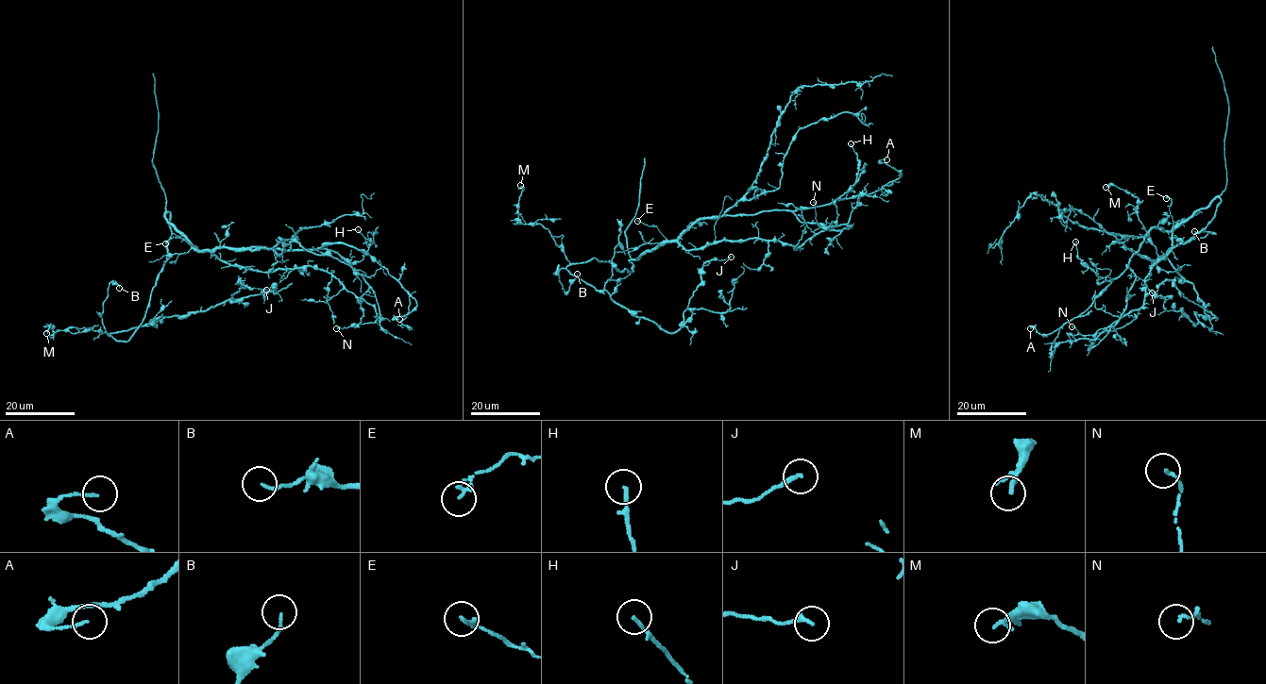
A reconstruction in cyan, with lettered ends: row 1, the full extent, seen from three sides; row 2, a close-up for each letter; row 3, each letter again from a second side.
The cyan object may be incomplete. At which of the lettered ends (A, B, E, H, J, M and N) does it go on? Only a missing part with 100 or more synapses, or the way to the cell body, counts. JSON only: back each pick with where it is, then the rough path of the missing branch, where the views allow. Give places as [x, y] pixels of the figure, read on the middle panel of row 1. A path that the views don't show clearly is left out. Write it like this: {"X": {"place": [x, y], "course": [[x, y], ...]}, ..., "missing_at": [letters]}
{"missing_at": []}

